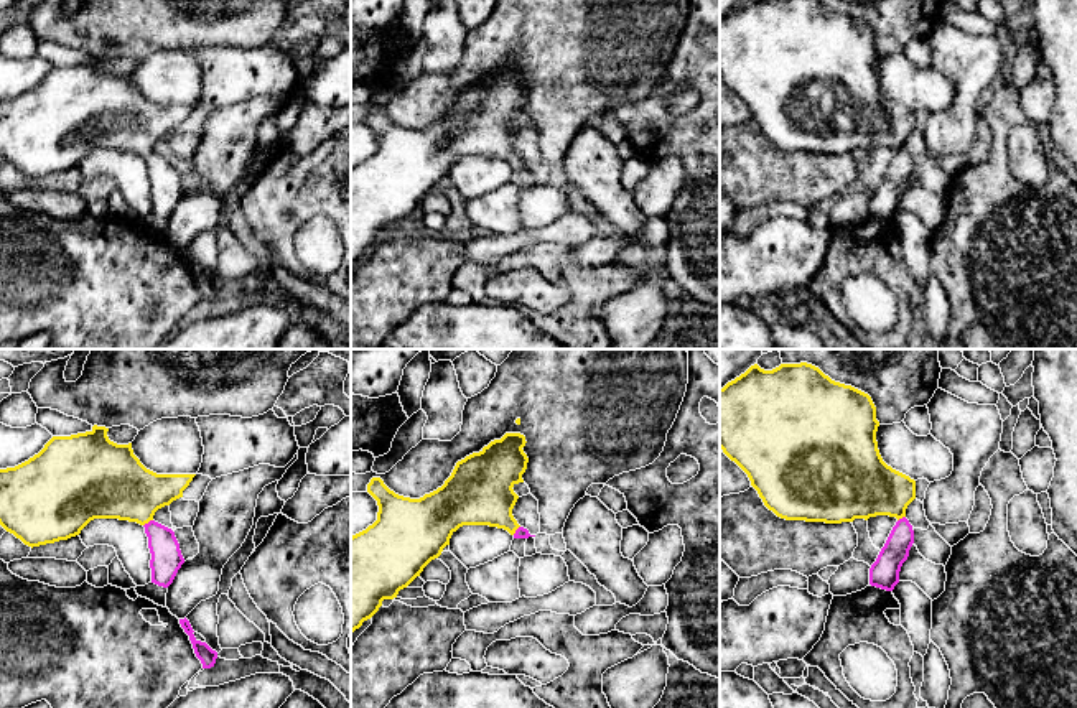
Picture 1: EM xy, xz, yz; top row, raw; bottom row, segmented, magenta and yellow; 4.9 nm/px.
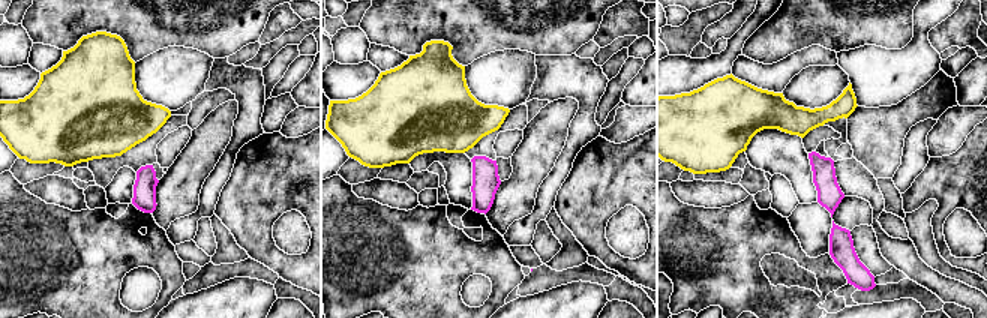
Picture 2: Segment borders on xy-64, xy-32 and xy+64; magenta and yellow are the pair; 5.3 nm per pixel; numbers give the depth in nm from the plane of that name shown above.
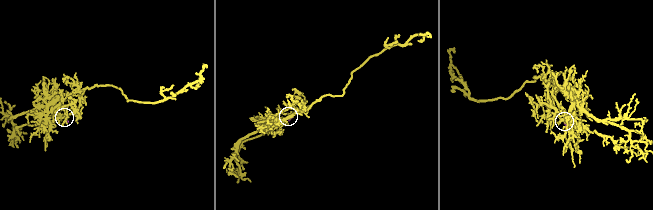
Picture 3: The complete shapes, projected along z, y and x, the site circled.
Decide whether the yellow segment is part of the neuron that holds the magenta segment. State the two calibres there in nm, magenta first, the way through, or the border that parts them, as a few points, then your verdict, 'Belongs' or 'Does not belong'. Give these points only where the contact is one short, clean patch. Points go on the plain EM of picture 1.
Thickness 150 nm (magenta) against 340 nm. Path across: xy (167, 190), (163, 175), (149, 153), (114, 116). Belongs

